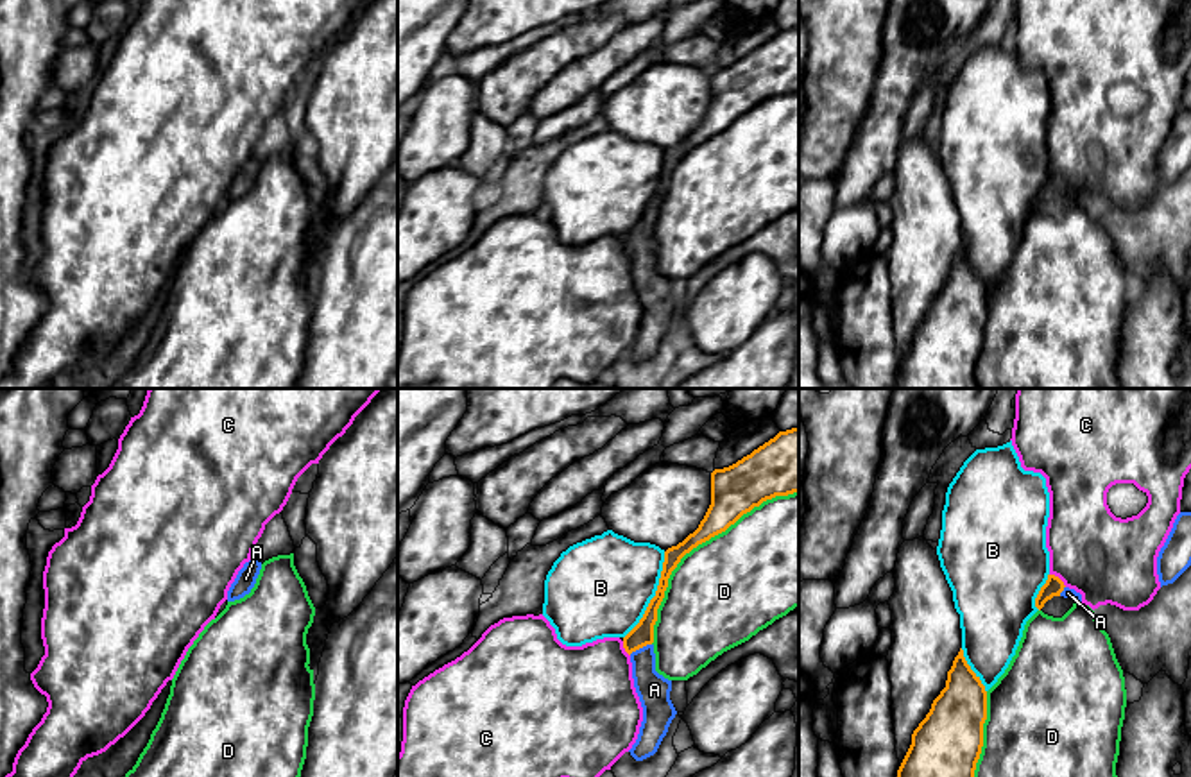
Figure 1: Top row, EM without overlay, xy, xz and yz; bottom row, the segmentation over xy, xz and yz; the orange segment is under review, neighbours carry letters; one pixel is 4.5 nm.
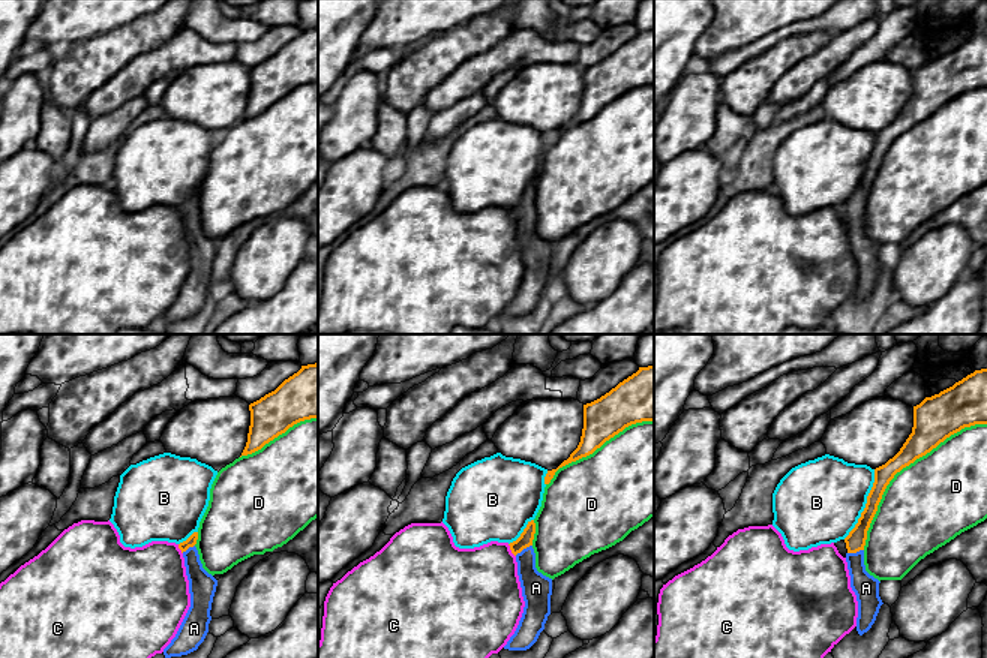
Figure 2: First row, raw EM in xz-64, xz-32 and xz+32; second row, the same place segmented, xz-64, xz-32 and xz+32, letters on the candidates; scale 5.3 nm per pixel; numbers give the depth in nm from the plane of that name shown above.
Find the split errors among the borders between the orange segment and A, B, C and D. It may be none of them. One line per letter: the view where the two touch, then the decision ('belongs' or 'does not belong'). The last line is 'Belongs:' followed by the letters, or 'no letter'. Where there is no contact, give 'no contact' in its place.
A: contact in xz; belongs
B: contact in xz; does not belong
C: contact in yz; does not belong
D: contact in xz; does not belong
Belongs: A

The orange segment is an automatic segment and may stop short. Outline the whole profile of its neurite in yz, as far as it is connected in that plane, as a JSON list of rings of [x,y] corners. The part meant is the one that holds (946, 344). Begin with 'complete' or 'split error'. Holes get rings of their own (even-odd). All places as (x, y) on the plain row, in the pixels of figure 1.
complete | [[[960,247],[947,270],[946,286],[912,333],[912,344],[897,369],[894,388],[978,388],[976,362],[983,346],[987,290]]]

